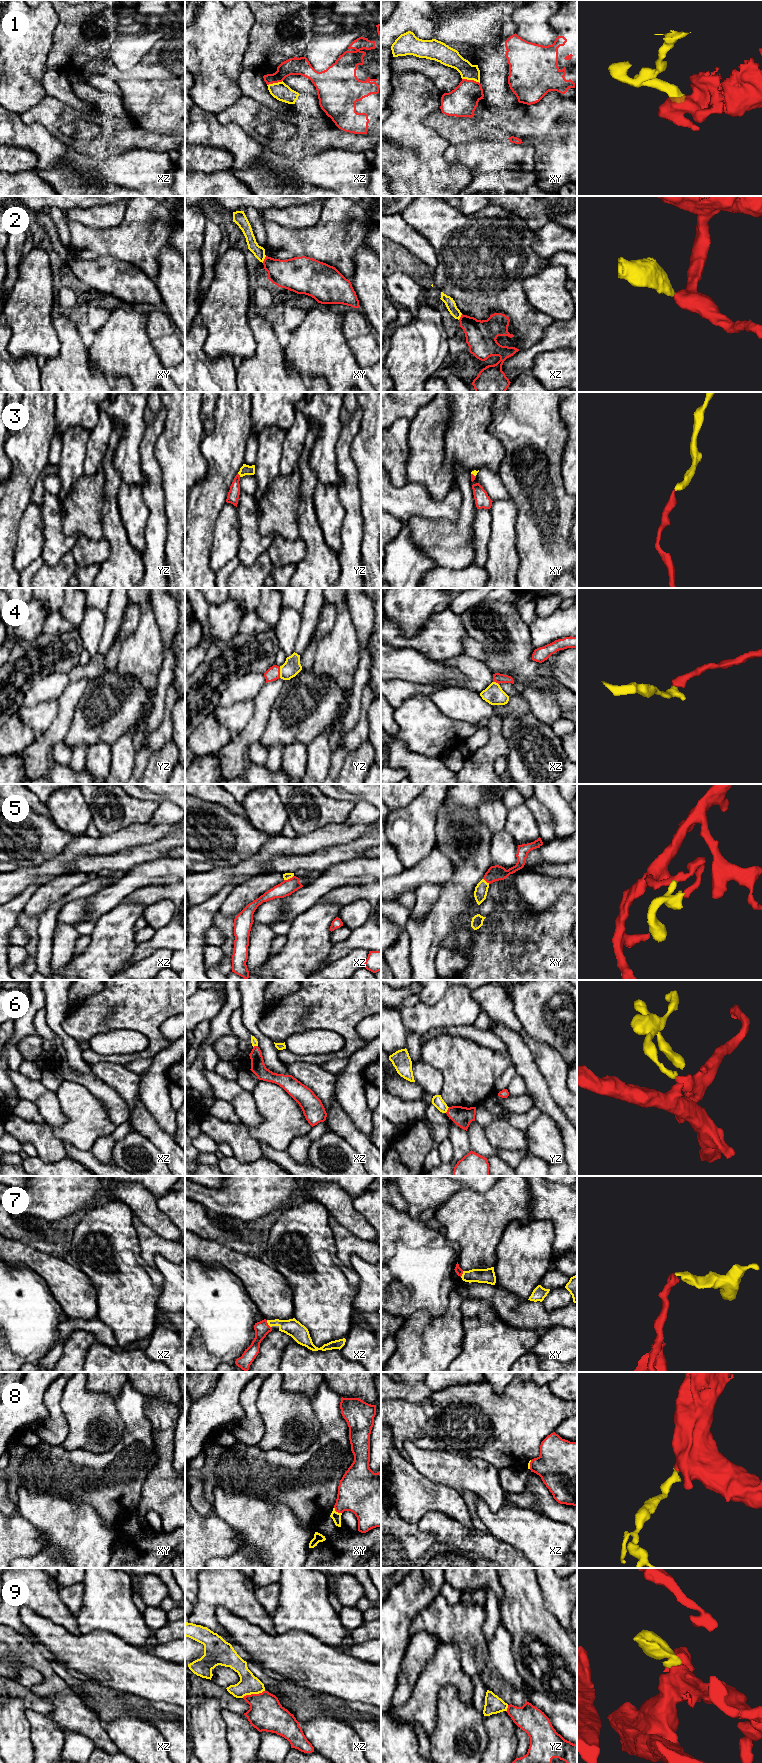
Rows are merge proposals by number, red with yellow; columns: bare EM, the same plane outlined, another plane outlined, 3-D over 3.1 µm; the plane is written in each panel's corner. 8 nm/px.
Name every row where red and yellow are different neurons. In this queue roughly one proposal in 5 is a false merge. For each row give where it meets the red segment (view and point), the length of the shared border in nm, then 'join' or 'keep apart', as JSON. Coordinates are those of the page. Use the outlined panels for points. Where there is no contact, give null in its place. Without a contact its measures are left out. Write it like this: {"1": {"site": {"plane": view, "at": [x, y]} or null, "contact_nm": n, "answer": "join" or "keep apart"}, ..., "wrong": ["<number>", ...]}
{"1": {"site": {"plane": "xy", "at": [471, 80]}, "contact_nm": 150, "answer": "join"}, "2": {"site": {"plane": "xy", "at": [264, 259]}, "contact_nm": 70, "answer": "keep apart"}, "3": {"site": {"plane": "yz", "at": [239, 475]}, "contact_nm": 40, "answer": "join"}, "4": {"site": {"plane": "yz", "at": [279, 672]}, "contact_nm": 90, "answer": "join"}, "5": {"site": {"plane": "xz", "at": [288, 879]}, "contact_nm": 90, "answer": "keep apart"}, "6": {"site": {"plane": "yz", "at": [447, 1110]}, "contact_nm": 60, "answer": "join"}, "7": {"site": {"plane": "xz", "at": [267, 1324]}, "contact_nm": 70, "answer": "join"}, "8": {"site": {"plane": "xy", "at": [337, 1511]}, "contact_nm": 80, "answer": "join"}, "9": {"site": {"plane": "xz", "at": [253, 1694]}, "contact_nm": 190, "answer": "join"}, "wrong": ["2", "5"]}

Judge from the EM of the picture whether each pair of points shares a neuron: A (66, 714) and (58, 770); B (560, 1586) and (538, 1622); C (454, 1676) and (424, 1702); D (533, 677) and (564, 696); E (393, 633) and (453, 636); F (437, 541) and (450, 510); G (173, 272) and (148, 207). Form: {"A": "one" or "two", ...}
{"A": "two", "B": "two", "C": "one", "D": "one", "E": "one", "F": "two", "G": "two"}

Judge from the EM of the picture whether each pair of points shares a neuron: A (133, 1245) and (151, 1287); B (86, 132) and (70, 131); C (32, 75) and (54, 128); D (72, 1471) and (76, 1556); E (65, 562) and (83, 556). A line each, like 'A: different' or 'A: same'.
A: same
B: same
C: different
D: different
E: different

